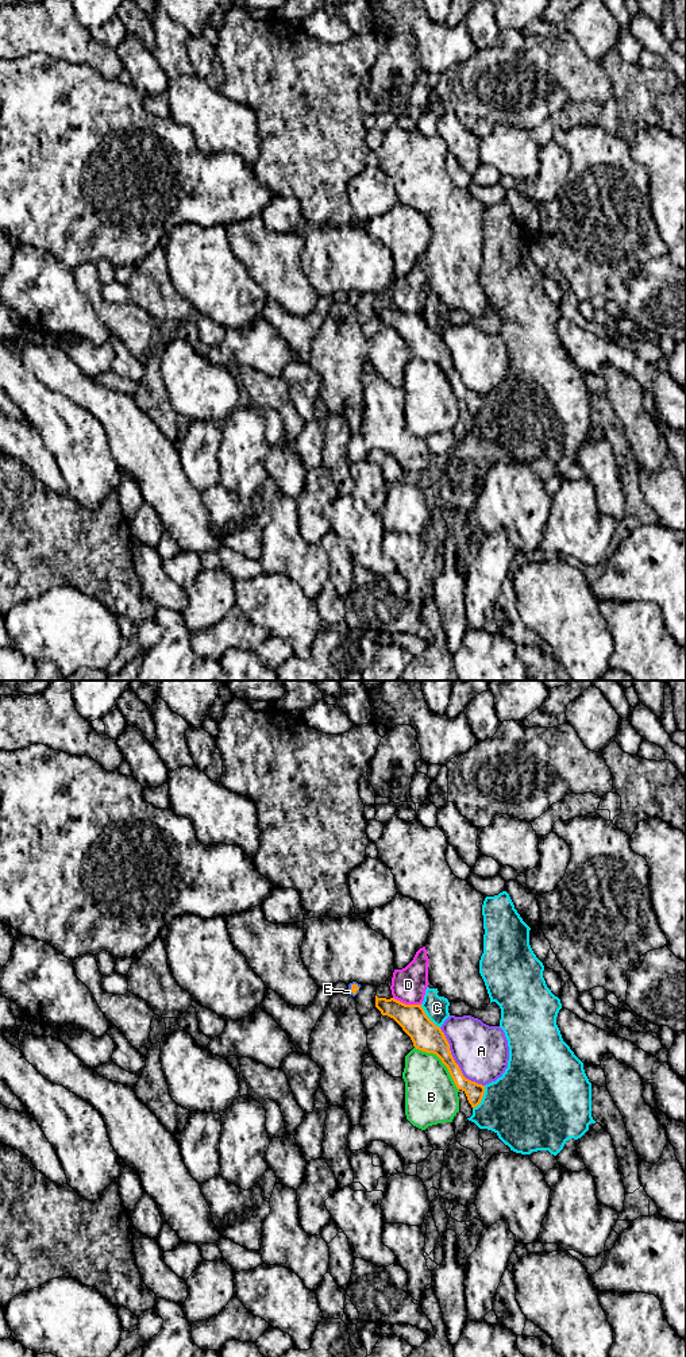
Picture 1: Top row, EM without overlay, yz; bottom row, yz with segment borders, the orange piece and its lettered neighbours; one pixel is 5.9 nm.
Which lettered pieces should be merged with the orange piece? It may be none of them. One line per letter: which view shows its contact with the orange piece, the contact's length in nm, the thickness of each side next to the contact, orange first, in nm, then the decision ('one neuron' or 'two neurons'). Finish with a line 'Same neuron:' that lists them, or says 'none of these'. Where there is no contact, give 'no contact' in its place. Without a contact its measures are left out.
A: meets orange in yz; contact 440 nm long; 180 nm thick on the orange side, 320 nm on the other; two neurons
B: meets orange in yz; contact 380 nm long; 180 nm thick on the orange side, 320 nm on the other; two neurons
C: meets orange in yz; contact 180 nm long; 180 nm thick on the orange side, 140 nm on the other; two neurons
D: meets orange in yz; contact 180 nm long; 180 nm thick on the orange side, 200 nm on the other; two neurons
E: meets orange in yz; contact 90 nm long; 50 nm thick on the orange side, 20 nm on the other; one neuron
Same neuron: E

